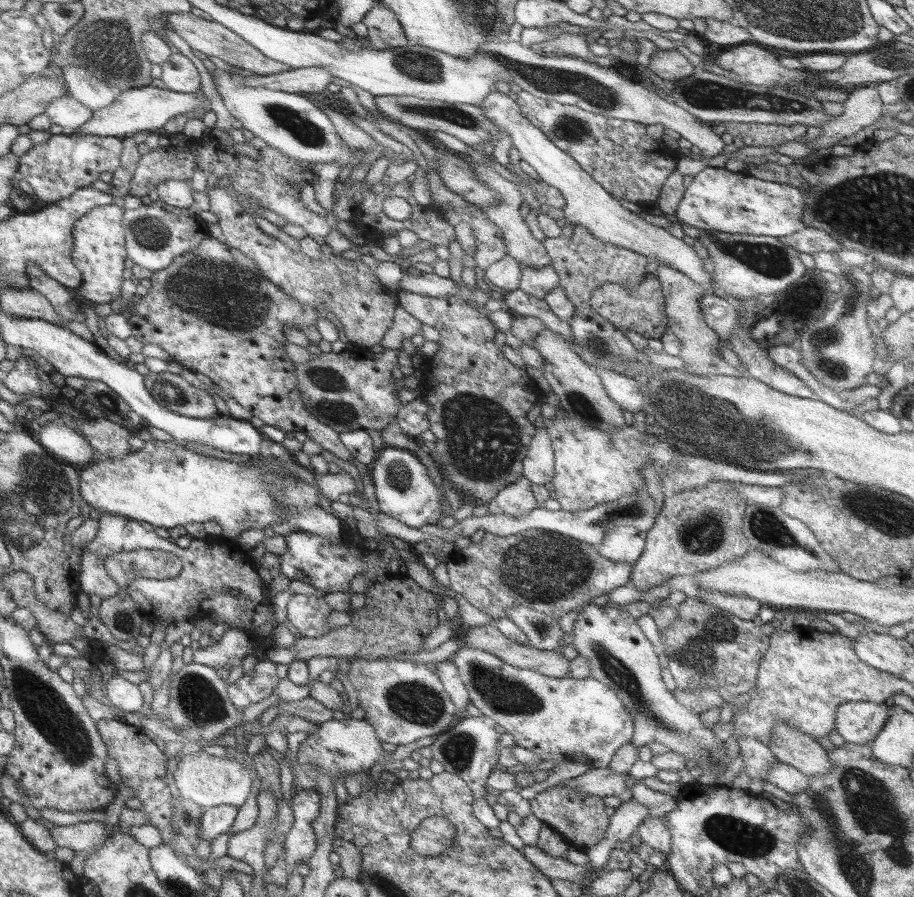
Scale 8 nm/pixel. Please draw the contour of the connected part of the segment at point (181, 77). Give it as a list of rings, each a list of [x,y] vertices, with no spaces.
[[[171,54],[165,64],[161,64],[161,78],[159,78],[169,92],[179,94],[197,94],[201,90],[199,72],[195,66],[181,54]]]

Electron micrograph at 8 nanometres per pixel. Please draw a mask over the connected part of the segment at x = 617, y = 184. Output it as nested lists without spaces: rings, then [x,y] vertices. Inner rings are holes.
[[[519,92],[515,96],[515,106],[521,118],[529,120],[533,128],[543,132],[553,146],[563,150],[569,158],[573,158],[599,186],[603,186],[615,200],[625,200],[633,204],[655,202],[657,194],[665,182],[665,178],[677,168],[677,158],[655,156],[655,148],[659,142],[651,142],[643,138],[645,126],[625,120],[609,120],[603,116],[587,114],[583,110],[563,106],[557,102],[537,100],[527,92]],[[651,158],[651,160],[645,160]]]

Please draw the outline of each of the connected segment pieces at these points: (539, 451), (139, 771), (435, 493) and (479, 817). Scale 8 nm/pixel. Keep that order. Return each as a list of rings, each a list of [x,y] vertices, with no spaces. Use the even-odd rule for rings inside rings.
[[[539,424],[527,446],[521,474],[531,484],[543,486],[545,482],[551,482],[551,478],[553,478],[553,464],[555,464],[555,458],[553,458],[551,438],[549,438],[547,430]]]
[[[117,718],[115,720],[97,720],[95,728],[97,728],[97,734],[107,748],[107,756],[117,760],[117,766],[119,766],[117,772],[119,772],[121,784],[125,784],[127,788],[133,788],[135,796],[141,800],[141,810],[145,812],[145,818],[149,820],[147,826],[157,828],[161,838],[165,842],[169,842],[173,838],[173,832],[169,828],[173,808],[169,804],[171,802],[171,790],[167,790],[165,780],[163,780],[169,758],[165,754],[161,754],[153,742],[147,740],[147,744],[143,744],[141,740],[137,740],[139,728],[123,724]]]
[[[383,448],[375,460],[369,466],[371,482],[375,488],[375,500],[379,504],[379,514],[387,514],[399,524],[405,524],[409,528],[421,528],[421,526],[435,526],[443,514],[443,498],[439,490],[433,486],[431,478],[427,476],[425,466],[417,460],[417,456],[409,450],[399,448]]]
[[[459,716],[459,720],[455,720],[455,724],[449,726],[447,732],[441,732],[439,736],[435,736],[433,744],[429,746],[431,748],[431,760],[435,758],[445,772],[449,774],[455,774],[459,776],[467,788],[471,790],[471,796],[473,796],[473,802],[471,802],[471,812],[473,812],[473,818],[477,822],[481,822],[481,826],[485,830],[493,830],[493,828],[499,828],[499,818],[495,816],[493,808],[485,802],[485,782],[493,770],[493,766],[497,764],[497,756],[499,752],[495,750],[495,744],[499,740],[501,734],[497,734],[493,730],[493,722],[489,722],[487,718],[467,718],[467,716]]]

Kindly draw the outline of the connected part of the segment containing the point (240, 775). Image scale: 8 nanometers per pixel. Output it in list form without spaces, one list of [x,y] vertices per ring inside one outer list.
[[[191,752],[191,754],[179,754],[179,760],[173,770],[173,782],[179,792],[179,796],[187,802],[197,804],[203,810],[211,810],[215,806],[243,806],[247,794],[249,794],[249,774],[243,764],[237,764],[235,760],[209,756],[205,752]]]

